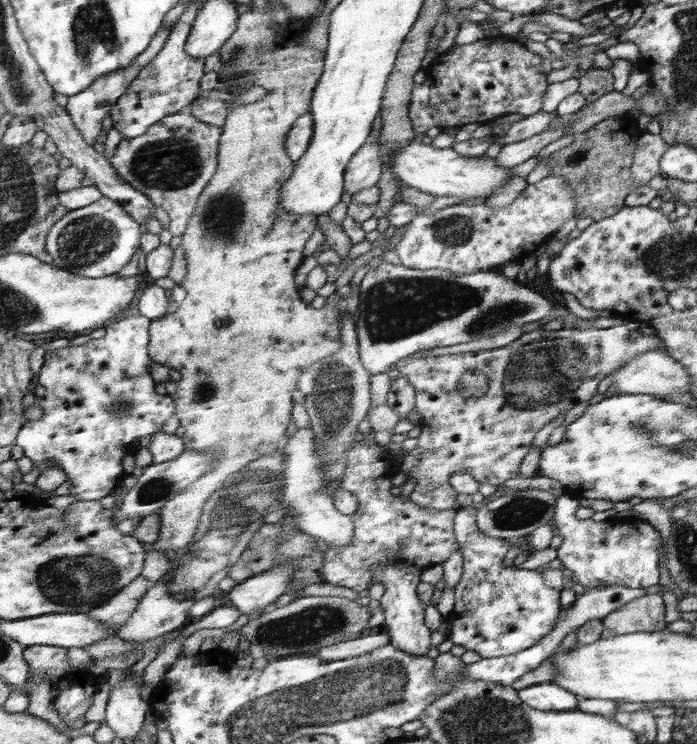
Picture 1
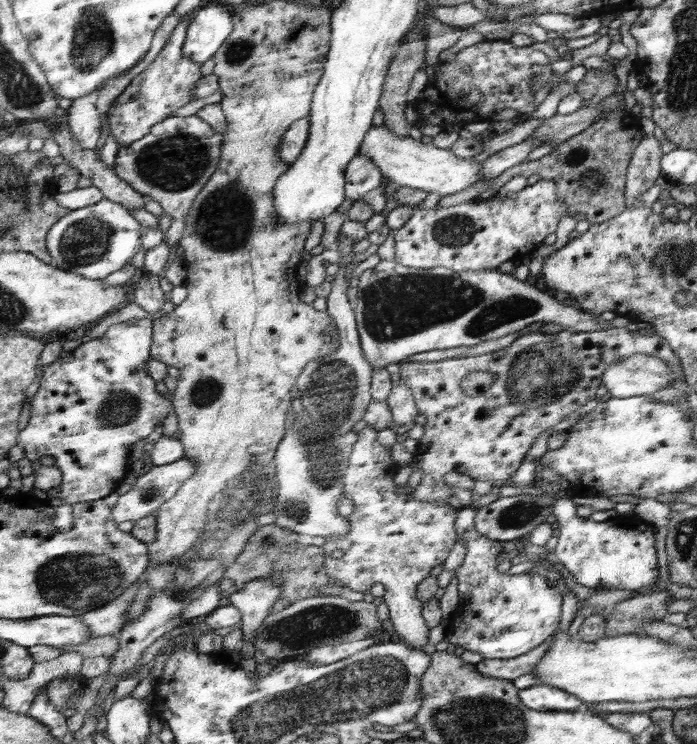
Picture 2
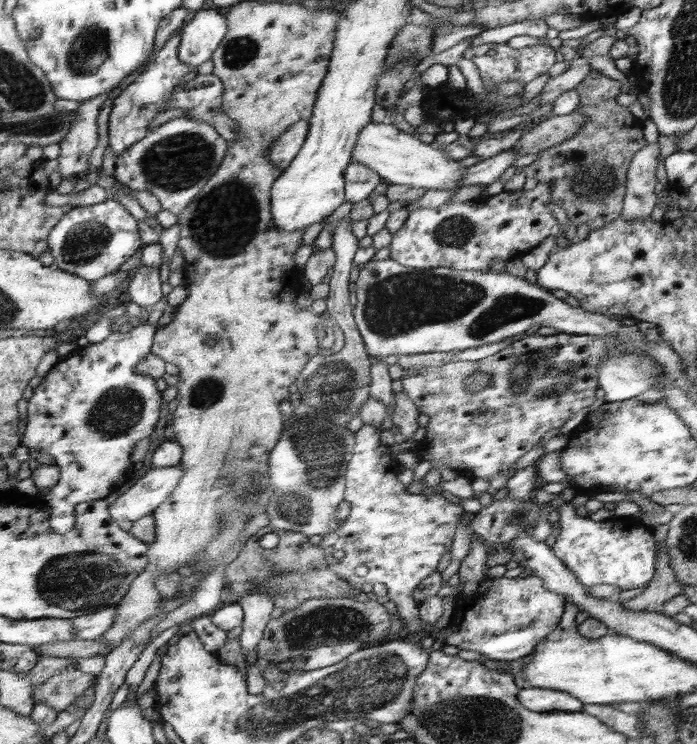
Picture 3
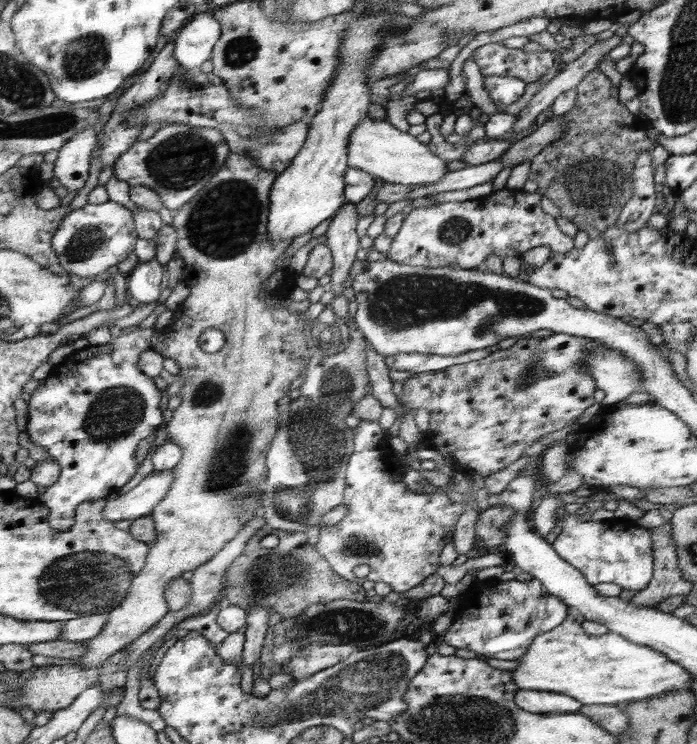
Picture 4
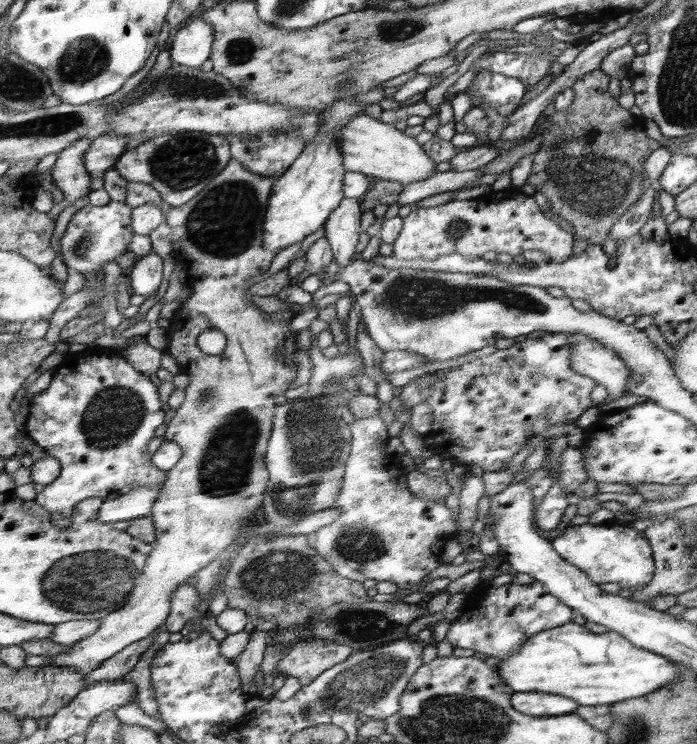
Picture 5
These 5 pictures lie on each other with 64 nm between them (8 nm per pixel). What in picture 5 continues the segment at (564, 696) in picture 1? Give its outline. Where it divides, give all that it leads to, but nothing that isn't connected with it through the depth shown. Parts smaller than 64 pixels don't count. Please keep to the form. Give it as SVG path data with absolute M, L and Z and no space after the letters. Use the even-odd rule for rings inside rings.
M514 692L511 704L524 714L546 717L574 713L579 705L572 698L540 692Z

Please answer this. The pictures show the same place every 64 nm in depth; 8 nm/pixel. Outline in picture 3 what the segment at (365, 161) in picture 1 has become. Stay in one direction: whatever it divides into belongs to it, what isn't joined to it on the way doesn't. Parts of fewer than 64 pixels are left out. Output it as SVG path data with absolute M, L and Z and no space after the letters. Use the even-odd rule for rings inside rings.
M352 162L344 172L344 179L345 200L353 205L367 200L372 192L384 185L377 173L362 164Z

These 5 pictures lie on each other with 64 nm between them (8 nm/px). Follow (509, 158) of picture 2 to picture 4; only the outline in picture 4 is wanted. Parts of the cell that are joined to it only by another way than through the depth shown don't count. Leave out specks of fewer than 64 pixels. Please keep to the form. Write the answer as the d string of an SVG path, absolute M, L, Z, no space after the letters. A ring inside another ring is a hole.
M501 161L488 162L481 166L465 167L463 170L454 170L434 185L418 185L407 194L406 201L414 201L417 198L430 197L432 194L442 192L454 192L457 190L470 189L484 183L492 182L500 171L504 169Z

